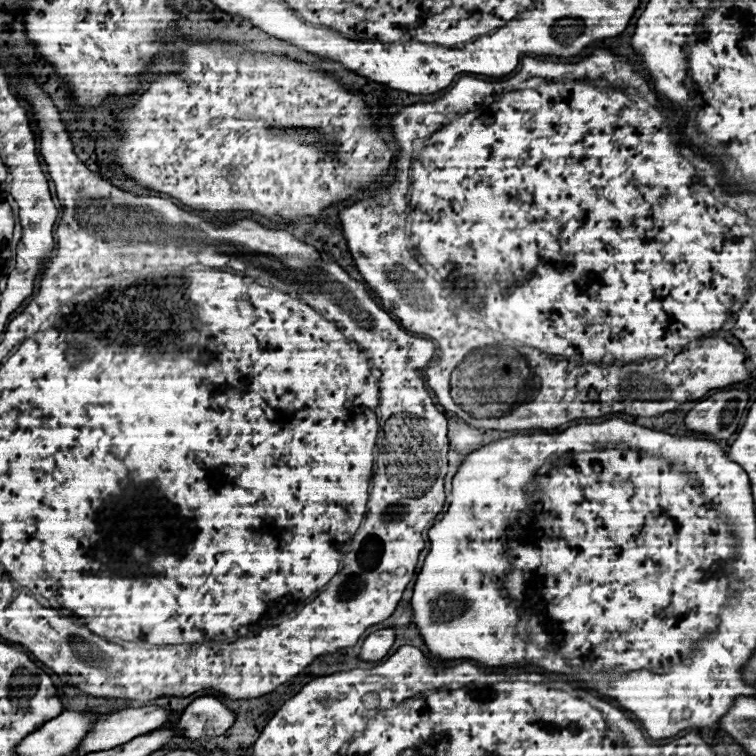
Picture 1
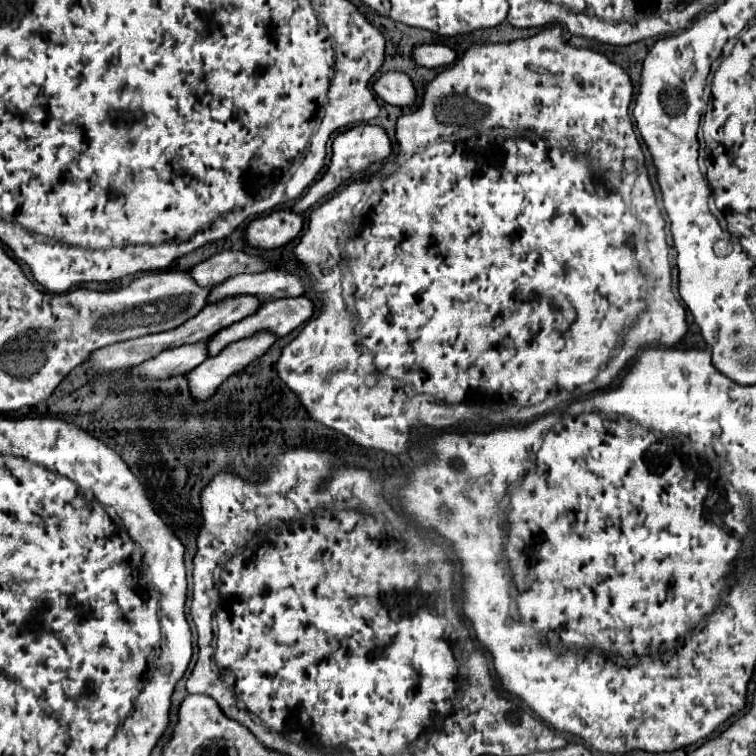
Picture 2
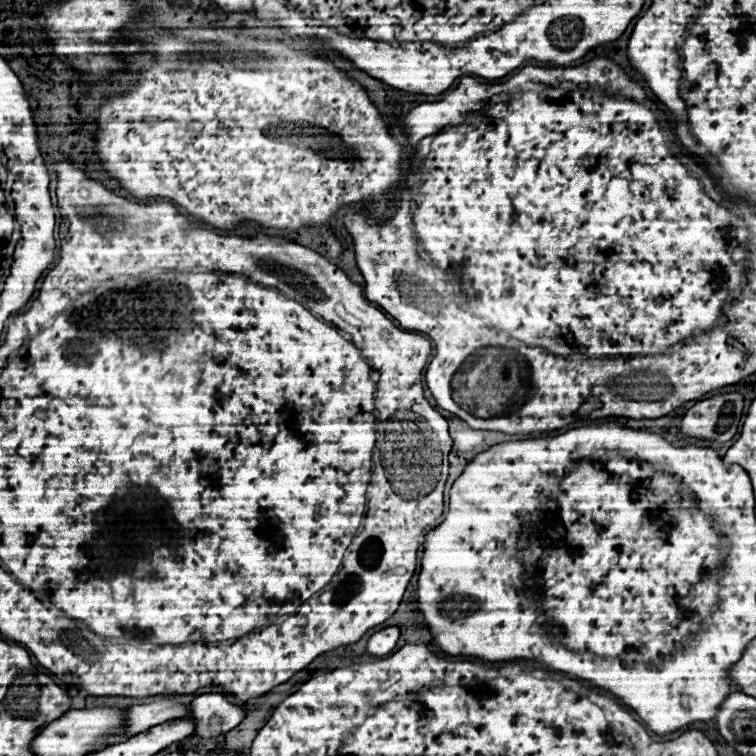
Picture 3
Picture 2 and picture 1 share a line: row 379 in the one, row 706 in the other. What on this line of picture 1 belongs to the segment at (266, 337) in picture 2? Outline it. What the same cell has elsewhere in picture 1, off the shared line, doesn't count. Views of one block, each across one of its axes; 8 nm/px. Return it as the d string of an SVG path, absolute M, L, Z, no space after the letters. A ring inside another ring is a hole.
M216 696L196 698L180 716L178 728L186 738L214 738L224 734L236 720L236 714Z

